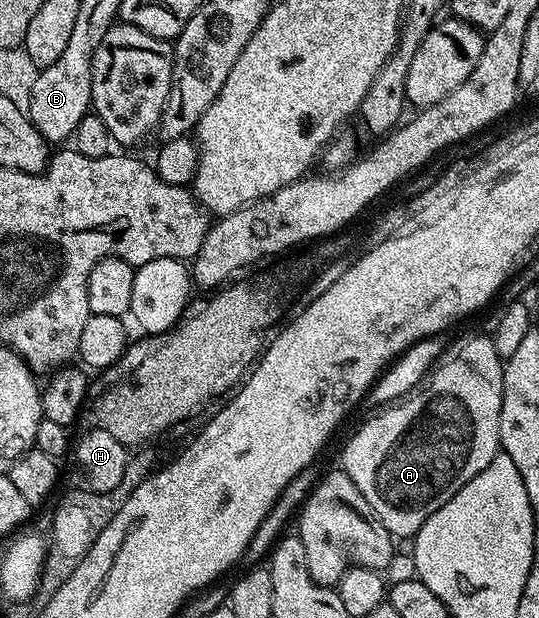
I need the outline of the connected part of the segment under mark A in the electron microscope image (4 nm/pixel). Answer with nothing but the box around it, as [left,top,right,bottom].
[342,334,504,536]

